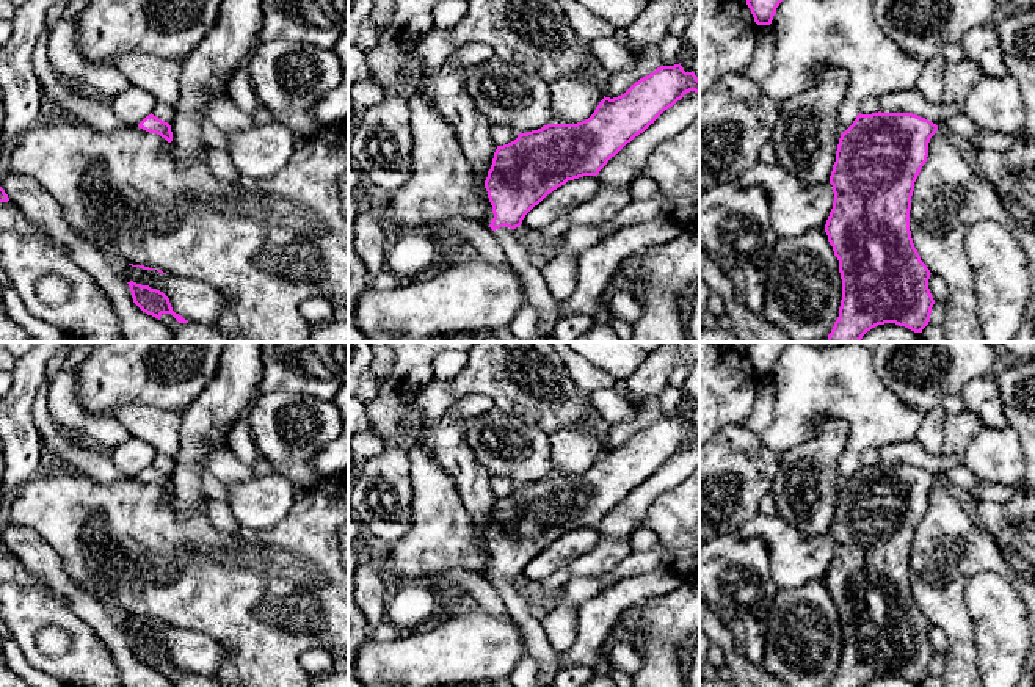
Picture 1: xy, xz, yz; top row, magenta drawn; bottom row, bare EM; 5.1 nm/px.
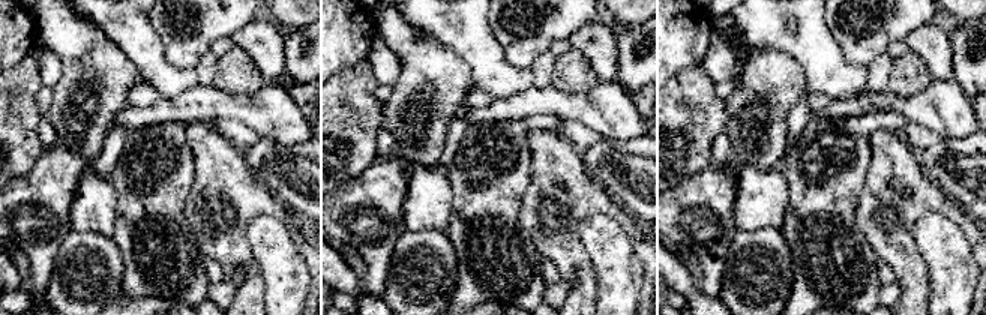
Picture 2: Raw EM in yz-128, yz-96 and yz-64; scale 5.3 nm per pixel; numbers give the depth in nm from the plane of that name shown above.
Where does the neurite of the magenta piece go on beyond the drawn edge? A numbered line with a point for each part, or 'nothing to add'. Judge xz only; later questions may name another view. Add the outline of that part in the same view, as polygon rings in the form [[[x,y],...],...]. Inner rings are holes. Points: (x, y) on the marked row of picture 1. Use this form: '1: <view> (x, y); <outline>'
1: xz (538, 295); [[[503,226],[494,232],[510,265],[519,273],[522,279],[527,293],[527,304],[533,306],[539,314],[539,336],[552,336],[555,323],[560,318],[558,301],[549,292],[541,270],[532,265],[530,254],[516,240],[514,229]]]

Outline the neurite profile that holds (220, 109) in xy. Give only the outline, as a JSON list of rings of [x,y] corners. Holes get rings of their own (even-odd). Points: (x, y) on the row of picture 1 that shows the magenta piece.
[[[213,94],[205,102],[205,111],[224,133],[240,133],[256,125],[252,118],[242,111],[227,94]]]

